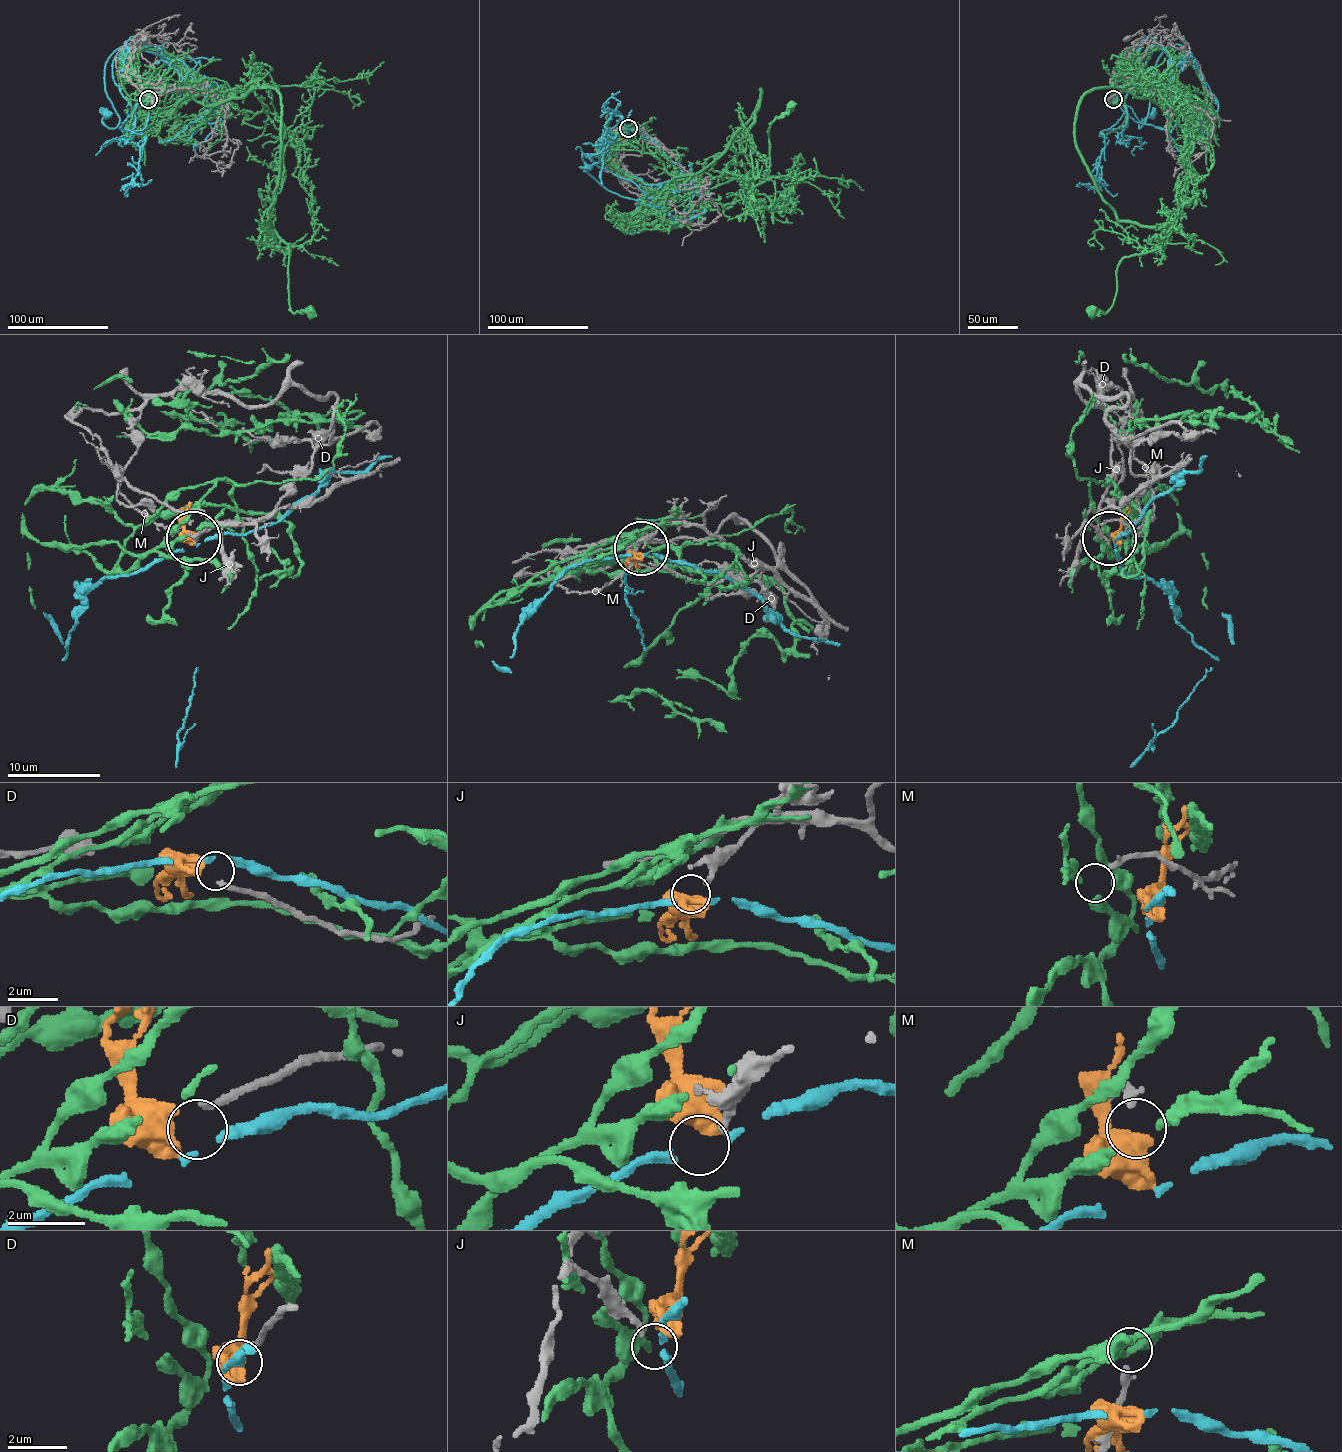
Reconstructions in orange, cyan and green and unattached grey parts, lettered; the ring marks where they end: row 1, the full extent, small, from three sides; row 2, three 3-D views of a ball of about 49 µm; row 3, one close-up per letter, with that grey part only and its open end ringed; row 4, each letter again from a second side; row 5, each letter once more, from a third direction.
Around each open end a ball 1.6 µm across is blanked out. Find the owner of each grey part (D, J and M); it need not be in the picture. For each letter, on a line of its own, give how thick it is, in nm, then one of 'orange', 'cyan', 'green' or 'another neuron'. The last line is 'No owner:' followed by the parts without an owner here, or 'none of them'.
D: 180 nm thick; orange
J: 200 nm thick; another neuron
M: 220 nm thick; another neuron
No owner: J, M

